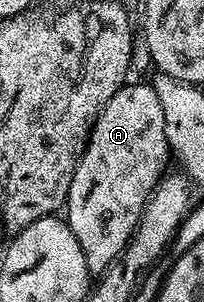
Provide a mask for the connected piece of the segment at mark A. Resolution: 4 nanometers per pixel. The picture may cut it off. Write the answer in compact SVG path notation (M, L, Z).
M150 83L123 85L96 119L64 206L65 223L84 251L90 274L101 275L126 250L150 196L168 172L169 161L172 154L164 129L164 110L156 91Z

